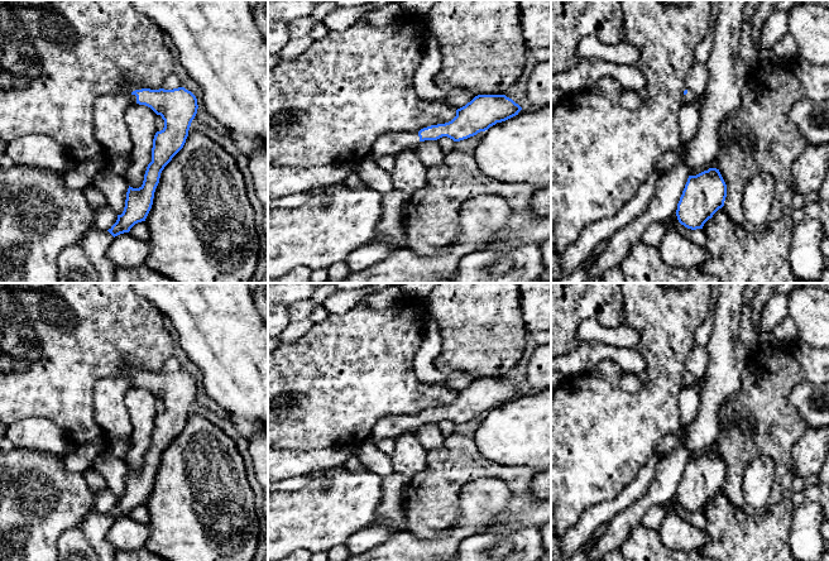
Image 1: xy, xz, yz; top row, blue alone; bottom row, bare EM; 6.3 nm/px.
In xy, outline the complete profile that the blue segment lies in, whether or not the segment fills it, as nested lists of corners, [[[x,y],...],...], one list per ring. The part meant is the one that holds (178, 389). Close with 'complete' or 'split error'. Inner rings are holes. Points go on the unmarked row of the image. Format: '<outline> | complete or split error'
[[[185,370],[142,371],[131,377],[100,379],[95,384],[94,393],[95,418],[110,436],[131,440],[133,426],[125,406],[125,395],[133,387],[145,388],[160,398],[164,411],[154,418],[152,445],[147,450],[143,468],[139,471],[129,469],[124,494],[107,513],[114,521],[129,516],[135,507],[145,504],[160,456],[183,431],[198,392],[196,379]]] | split error

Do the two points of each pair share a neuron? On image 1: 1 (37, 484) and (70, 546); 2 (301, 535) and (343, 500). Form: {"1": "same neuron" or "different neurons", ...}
{"1": "different neurons", "2": "same neuron"}

